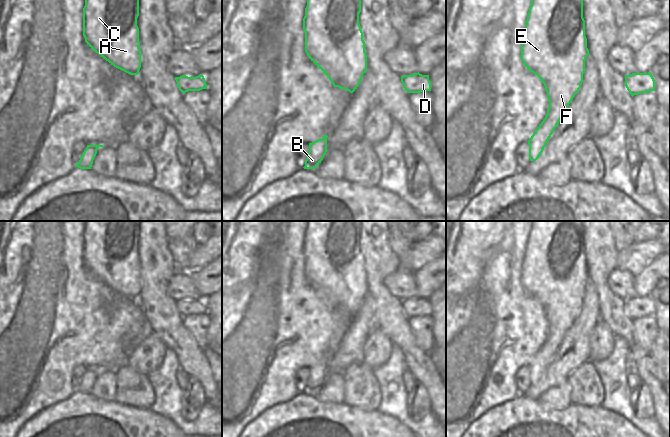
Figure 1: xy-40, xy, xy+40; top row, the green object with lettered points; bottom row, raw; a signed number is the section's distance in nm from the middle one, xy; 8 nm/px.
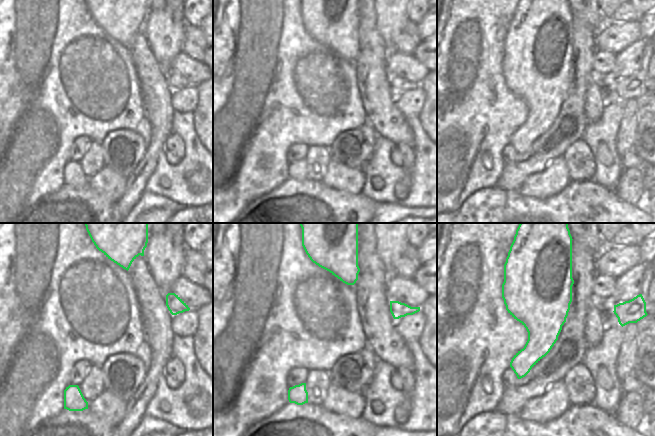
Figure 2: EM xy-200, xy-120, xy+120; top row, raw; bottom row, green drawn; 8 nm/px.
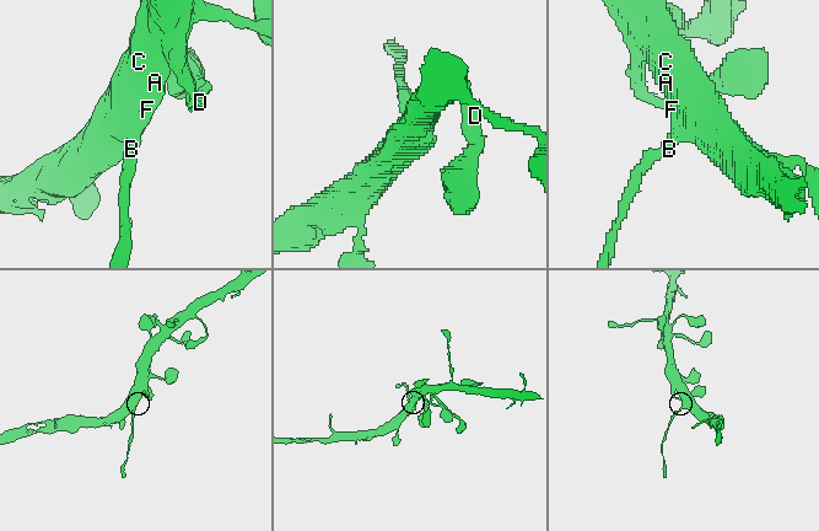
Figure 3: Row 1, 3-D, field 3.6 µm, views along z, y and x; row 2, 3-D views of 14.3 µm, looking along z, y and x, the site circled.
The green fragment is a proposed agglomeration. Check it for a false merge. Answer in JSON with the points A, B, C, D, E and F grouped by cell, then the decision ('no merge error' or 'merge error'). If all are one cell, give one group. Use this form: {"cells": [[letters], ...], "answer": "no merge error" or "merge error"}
{"cells": [["A", "C", "D", "E", "F"], ["B"]], "answer": "merge error"}

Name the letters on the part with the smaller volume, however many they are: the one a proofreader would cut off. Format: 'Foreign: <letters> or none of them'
Foreign: B

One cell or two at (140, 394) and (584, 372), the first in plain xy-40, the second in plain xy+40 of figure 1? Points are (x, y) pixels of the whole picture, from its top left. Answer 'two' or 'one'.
one

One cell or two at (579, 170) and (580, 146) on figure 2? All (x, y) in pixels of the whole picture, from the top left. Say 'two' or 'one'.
one

